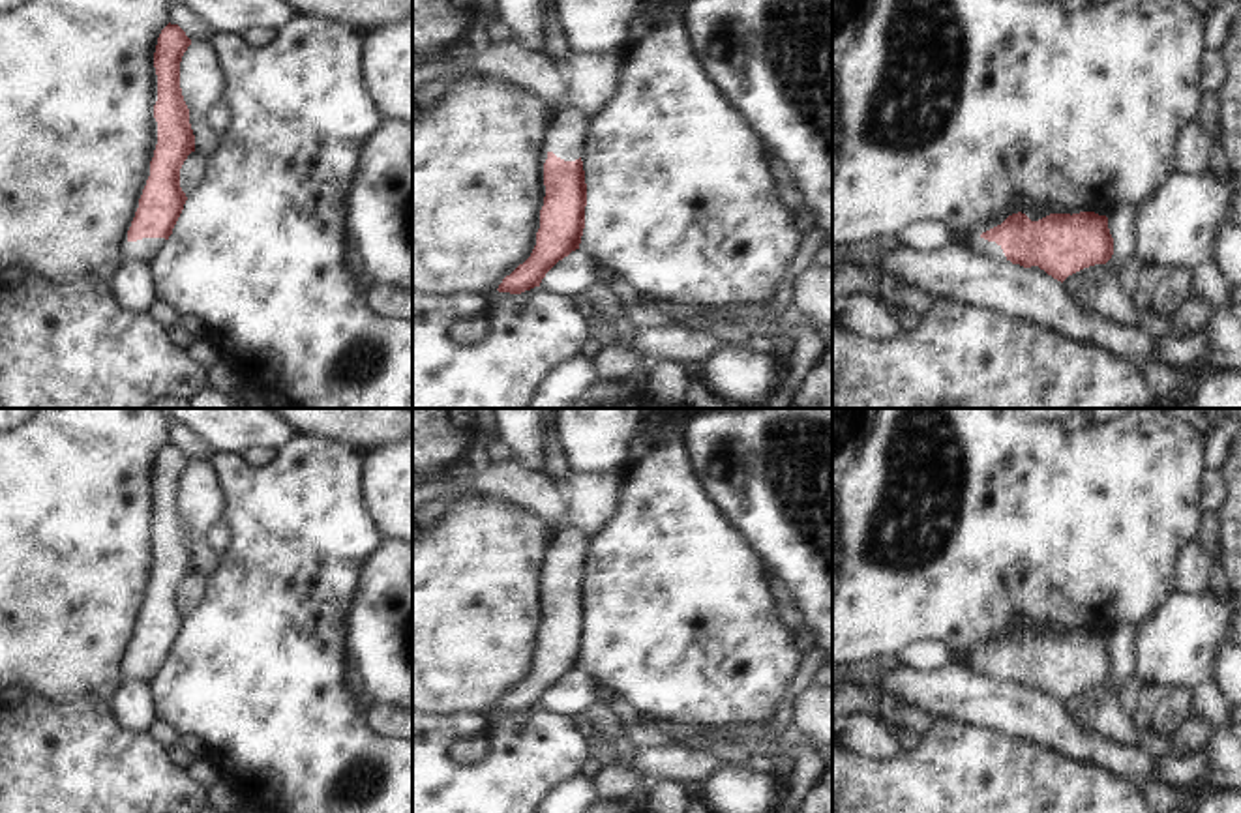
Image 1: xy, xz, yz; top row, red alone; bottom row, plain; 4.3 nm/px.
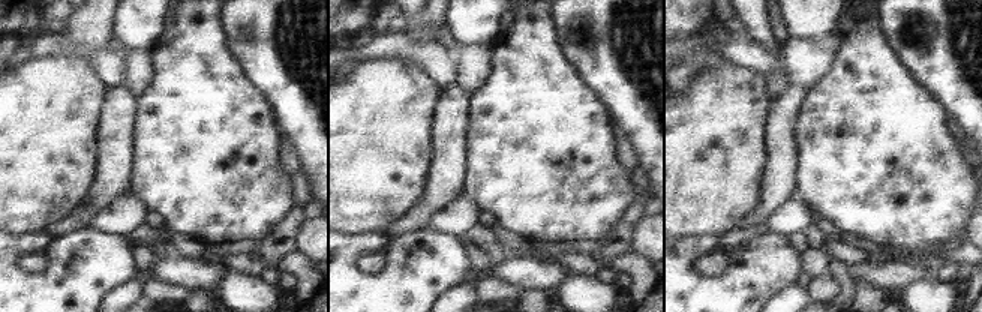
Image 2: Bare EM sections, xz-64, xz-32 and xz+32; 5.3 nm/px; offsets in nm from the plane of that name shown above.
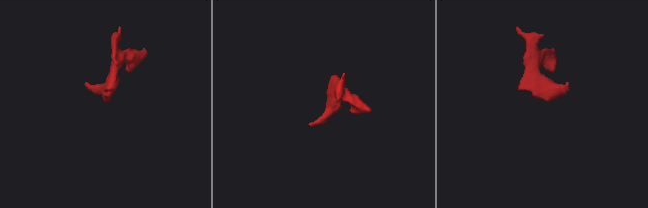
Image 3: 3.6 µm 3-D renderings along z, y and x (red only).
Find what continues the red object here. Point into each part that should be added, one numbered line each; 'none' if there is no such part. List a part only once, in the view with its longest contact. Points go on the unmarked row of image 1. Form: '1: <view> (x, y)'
1: xy (147, 669)

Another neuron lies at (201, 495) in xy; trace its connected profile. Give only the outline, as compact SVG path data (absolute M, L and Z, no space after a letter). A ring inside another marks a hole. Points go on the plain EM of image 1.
M191 461L180 481L180 508L189 528L195 569L210 575L219 556L208 549L206 532L225 515L225 491L212 461Z

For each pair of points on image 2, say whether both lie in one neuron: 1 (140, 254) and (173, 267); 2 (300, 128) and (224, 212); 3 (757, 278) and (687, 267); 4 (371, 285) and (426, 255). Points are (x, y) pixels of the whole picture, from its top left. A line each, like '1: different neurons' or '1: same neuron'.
1: different neurons
2: different neurons
3: same neuron
4: same neuron

